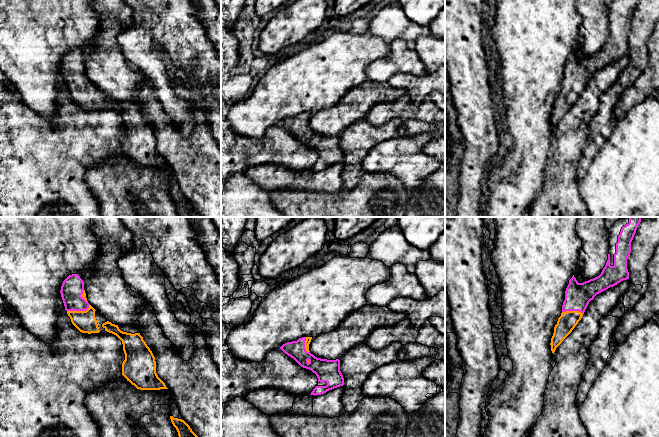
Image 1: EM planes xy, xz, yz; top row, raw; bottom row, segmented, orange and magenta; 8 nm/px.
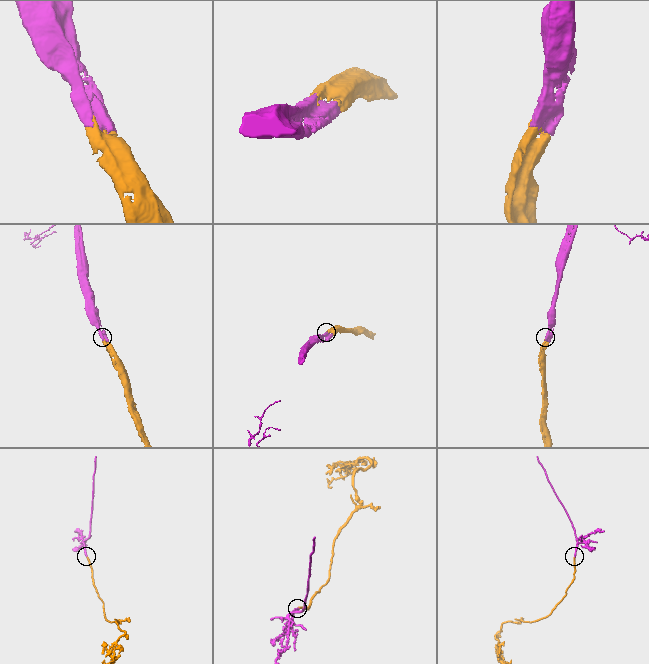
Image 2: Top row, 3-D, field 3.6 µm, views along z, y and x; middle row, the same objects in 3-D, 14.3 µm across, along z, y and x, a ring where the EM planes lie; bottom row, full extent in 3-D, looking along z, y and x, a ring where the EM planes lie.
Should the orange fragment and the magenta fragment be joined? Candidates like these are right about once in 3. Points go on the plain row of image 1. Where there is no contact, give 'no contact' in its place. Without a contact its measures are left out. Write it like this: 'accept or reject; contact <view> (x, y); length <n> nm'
accept; contact xy (79, 87); length 190 nm

